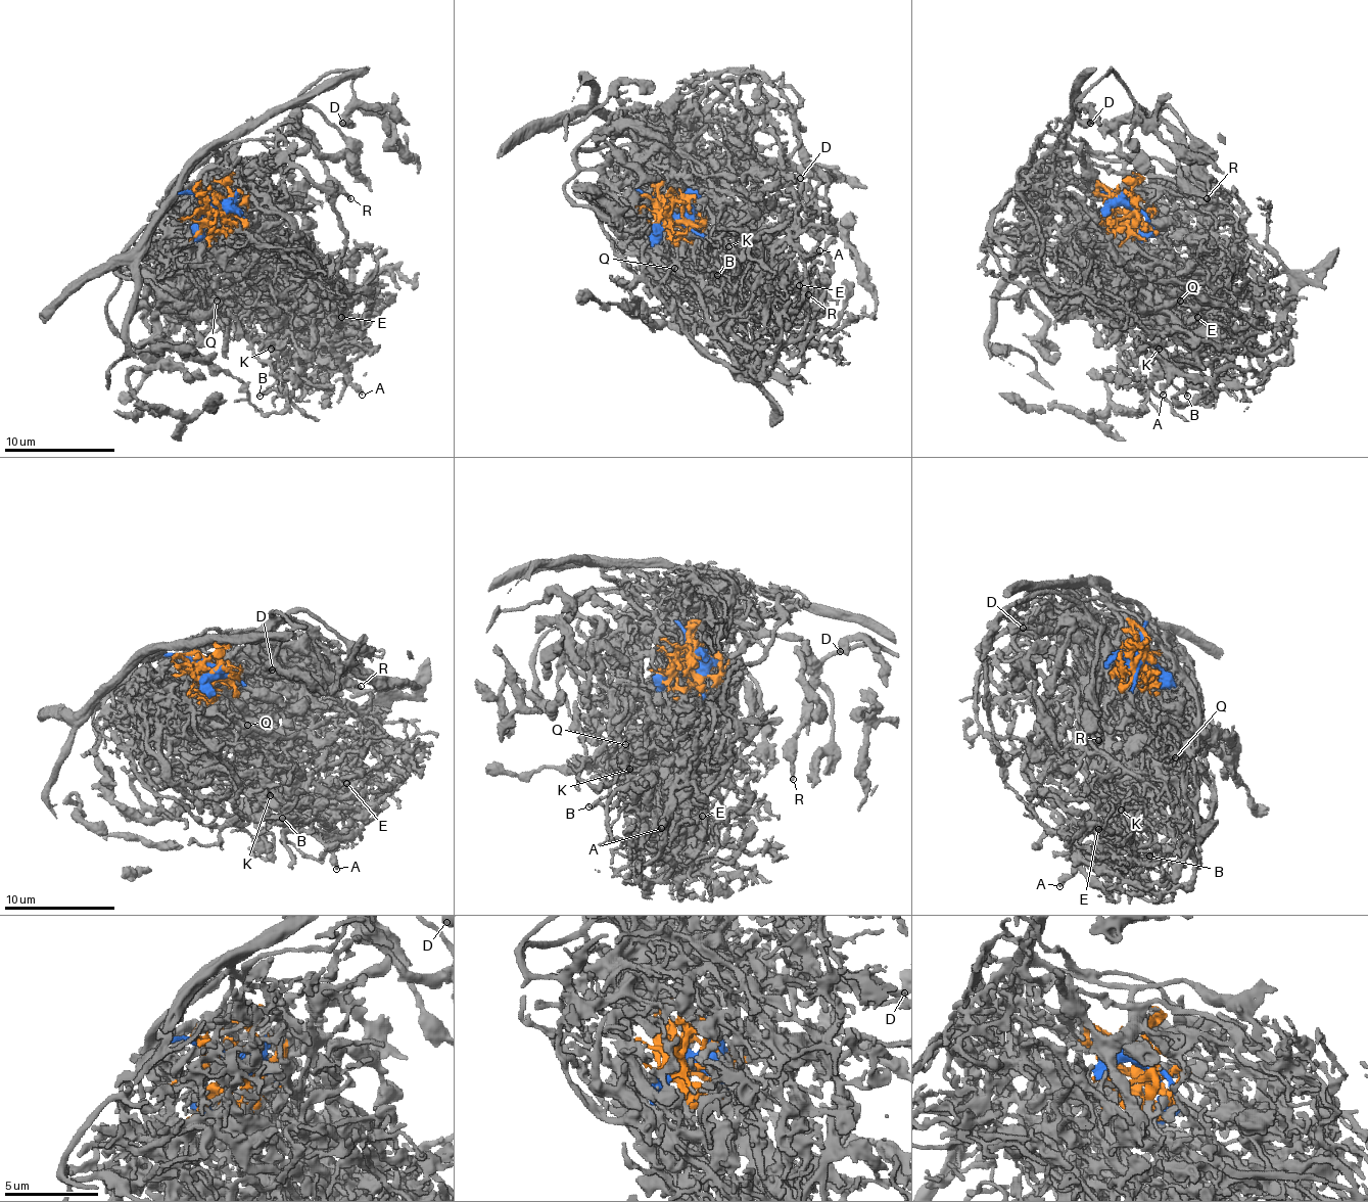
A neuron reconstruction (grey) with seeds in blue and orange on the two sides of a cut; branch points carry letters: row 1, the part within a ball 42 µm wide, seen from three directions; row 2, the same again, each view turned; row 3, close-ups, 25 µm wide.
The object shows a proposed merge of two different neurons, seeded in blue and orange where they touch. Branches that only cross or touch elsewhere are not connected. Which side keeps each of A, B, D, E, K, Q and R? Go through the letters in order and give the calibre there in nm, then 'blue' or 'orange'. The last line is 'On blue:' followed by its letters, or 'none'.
A: 360 nm thick; orange
B: 140 nm thick; orange
D: 550 nm thick; blue
E: 280 nm thick; orange
K: 280 nm thick; orange
Q: 220 nm thick; orange
R: 280 nm thick; blue
On blue: D, R

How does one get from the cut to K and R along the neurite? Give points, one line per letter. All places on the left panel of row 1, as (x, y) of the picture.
K: (211, 204), (208, 218), (267, 279), (267, 304), (281, 318), (278, 370), (281, 359), (270, 348)
R: (211, 204), (173, 185), (223, 143), (349, 85), (347, 72), (320, 77), (297, 102), (297, 119), (349, 198)

